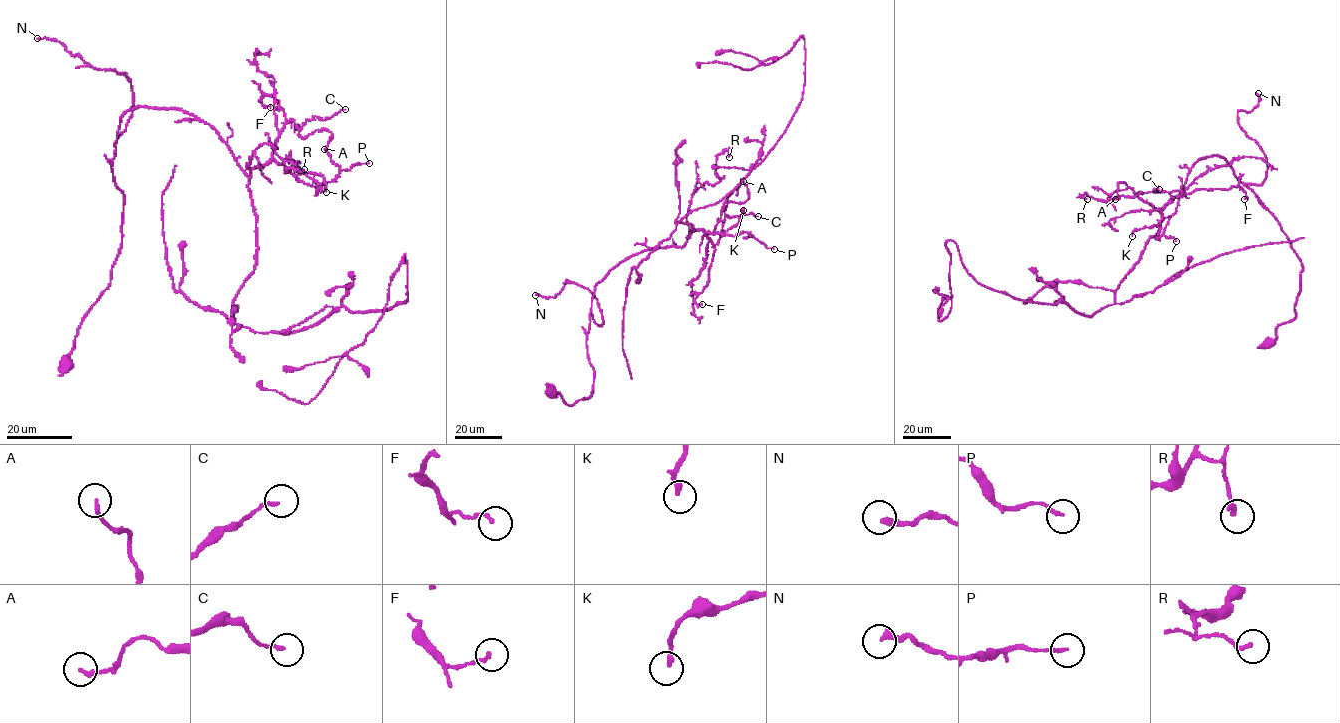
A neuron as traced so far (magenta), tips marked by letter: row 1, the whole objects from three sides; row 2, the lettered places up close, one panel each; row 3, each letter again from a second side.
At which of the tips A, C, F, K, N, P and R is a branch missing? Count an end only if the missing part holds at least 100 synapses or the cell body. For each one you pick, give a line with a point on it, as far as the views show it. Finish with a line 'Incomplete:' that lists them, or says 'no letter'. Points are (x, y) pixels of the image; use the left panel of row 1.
Incomplete: no letter

